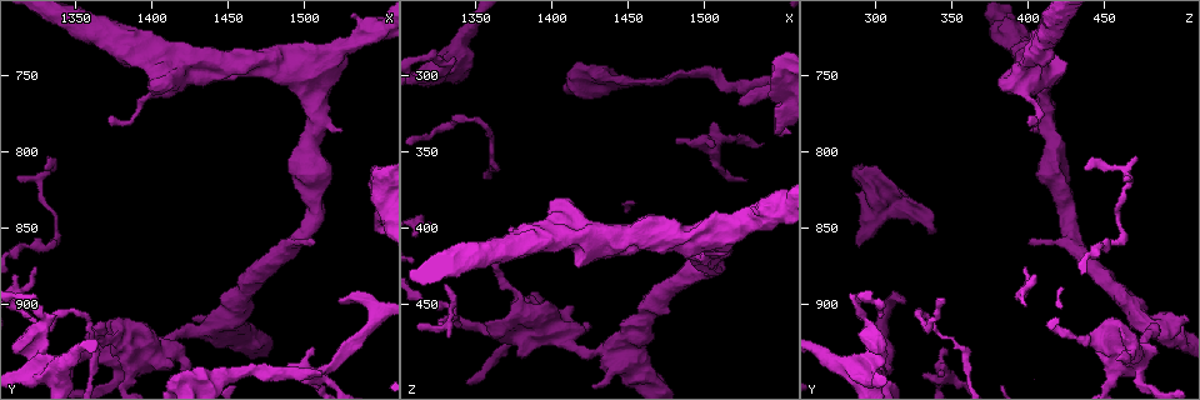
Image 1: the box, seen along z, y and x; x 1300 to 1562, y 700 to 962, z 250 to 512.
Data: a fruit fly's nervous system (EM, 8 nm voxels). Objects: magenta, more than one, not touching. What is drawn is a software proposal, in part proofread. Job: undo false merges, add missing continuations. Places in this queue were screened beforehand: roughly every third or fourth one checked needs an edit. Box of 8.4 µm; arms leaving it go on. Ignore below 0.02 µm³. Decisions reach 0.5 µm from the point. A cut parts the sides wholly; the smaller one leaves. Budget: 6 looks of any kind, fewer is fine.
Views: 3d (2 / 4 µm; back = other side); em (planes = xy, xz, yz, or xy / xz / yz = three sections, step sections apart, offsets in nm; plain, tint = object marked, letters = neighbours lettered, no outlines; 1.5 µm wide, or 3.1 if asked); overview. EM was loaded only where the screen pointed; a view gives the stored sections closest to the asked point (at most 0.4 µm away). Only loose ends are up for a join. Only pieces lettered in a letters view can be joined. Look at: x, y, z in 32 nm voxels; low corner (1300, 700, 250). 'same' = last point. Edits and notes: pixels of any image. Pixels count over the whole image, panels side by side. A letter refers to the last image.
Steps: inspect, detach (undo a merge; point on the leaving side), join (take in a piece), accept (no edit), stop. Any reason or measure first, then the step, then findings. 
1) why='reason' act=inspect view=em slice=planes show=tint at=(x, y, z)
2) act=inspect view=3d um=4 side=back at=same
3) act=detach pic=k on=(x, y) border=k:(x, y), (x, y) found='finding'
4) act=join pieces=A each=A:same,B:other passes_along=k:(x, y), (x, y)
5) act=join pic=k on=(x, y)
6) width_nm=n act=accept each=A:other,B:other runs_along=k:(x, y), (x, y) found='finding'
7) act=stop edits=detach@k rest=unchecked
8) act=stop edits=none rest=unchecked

act=inspect view=3d um=4 at=(1338, 936, 458)

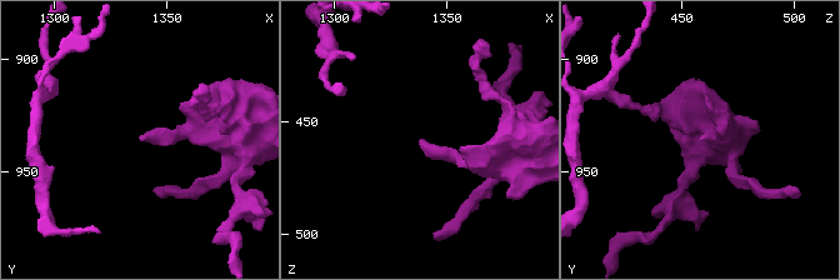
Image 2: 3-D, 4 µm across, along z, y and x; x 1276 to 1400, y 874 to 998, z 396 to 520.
why='need the tissue' act=inspect view=em slice=planes show=plain at=(1338, 936, 459)

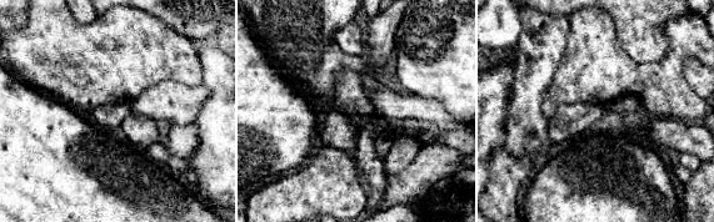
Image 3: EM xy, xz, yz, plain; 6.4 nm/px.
why='what lies round it' act=inspect view=em slice=planes show=letters at=same

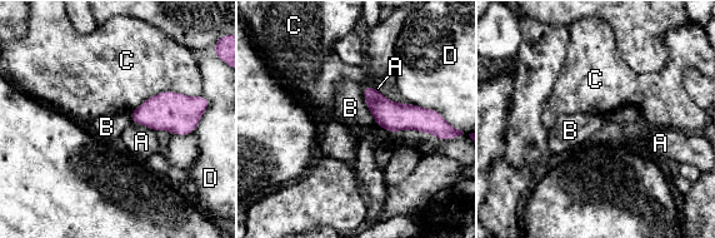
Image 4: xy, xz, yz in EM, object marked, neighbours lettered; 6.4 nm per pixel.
act=accept each=A:other,B:other,C:other,D:other border=4:(363, 87), (365, 105), (376, 124) found='none of them fits'

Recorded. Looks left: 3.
why='thick end' act=inspect view=3d um=4 at=(1438, 756, 418)

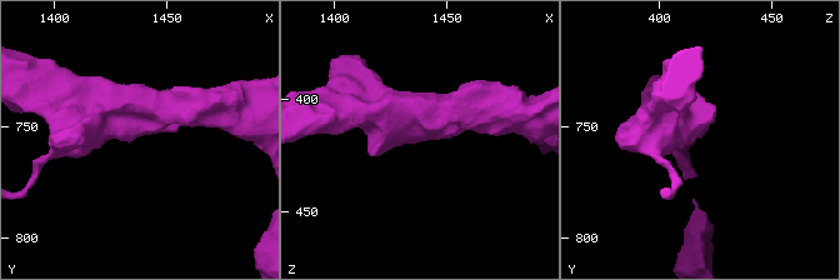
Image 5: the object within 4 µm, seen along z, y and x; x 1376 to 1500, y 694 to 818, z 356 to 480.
arm_widths_nm=300,400 act=inspect view=em slice=planes show=plain at=(1437, 754, 419)

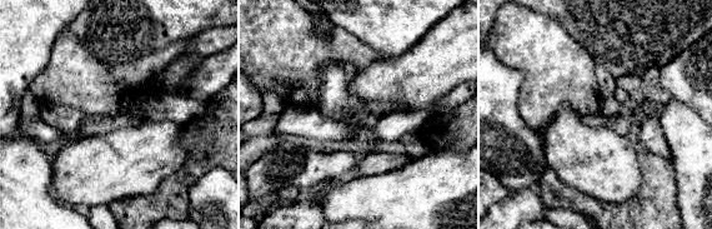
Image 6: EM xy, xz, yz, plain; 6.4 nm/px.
why='see the neighbours' act=inspect view=em slice=planes show=letters at=same

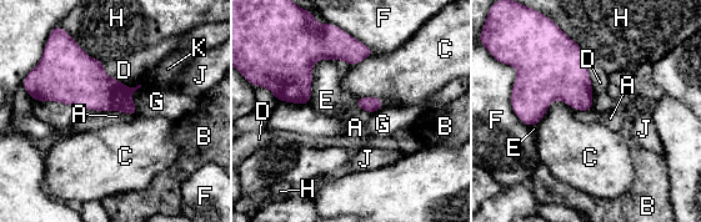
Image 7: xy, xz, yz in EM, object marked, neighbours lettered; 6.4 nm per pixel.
act=accept each=A:other,B:other,C:other,D:other,E:other,F:other,G:other,H:other,J:other,K:other border=7:(141, 86), (131, 95), (136, 115) found='no lettered piece goes on from it'

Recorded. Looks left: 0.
act=stop edits=none rest=unchecked

